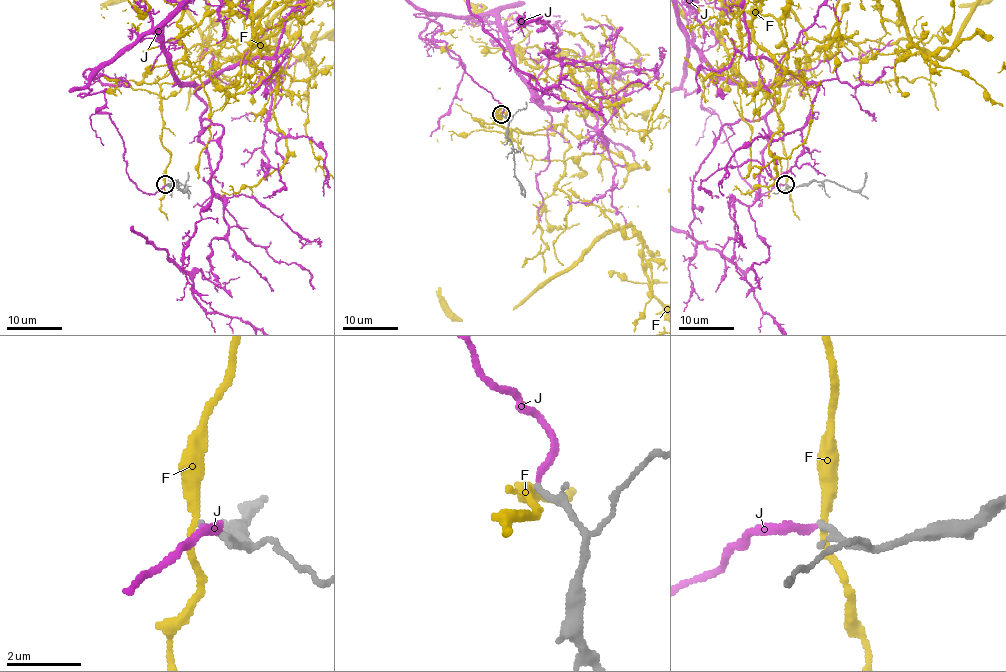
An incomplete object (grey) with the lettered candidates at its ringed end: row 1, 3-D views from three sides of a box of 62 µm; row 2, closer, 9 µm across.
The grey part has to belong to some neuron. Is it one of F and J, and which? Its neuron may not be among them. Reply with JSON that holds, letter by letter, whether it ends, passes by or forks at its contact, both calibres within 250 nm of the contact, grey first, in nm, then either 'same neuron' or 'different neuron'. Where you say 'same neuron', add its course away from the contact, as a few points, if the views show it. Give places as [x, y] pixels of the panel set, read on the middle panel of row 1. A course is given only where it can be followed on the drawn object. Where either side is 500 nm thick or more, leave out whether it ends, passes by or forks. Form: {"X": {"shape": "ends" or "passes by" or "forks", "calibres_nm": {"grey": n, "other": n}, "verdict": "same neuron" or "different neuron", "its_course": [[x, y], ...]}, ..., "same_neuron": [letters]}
{"F": {"shape": "passes by", "calibres_nm": {"grey": 200, "other": 200}, "verdict": "different neuron"}, "J": {"shape": "ends", "calibres_nm": {"grey": 200, "other": 170}, "verdict": "same neuron"}, "same_neuron": ["J"]}

